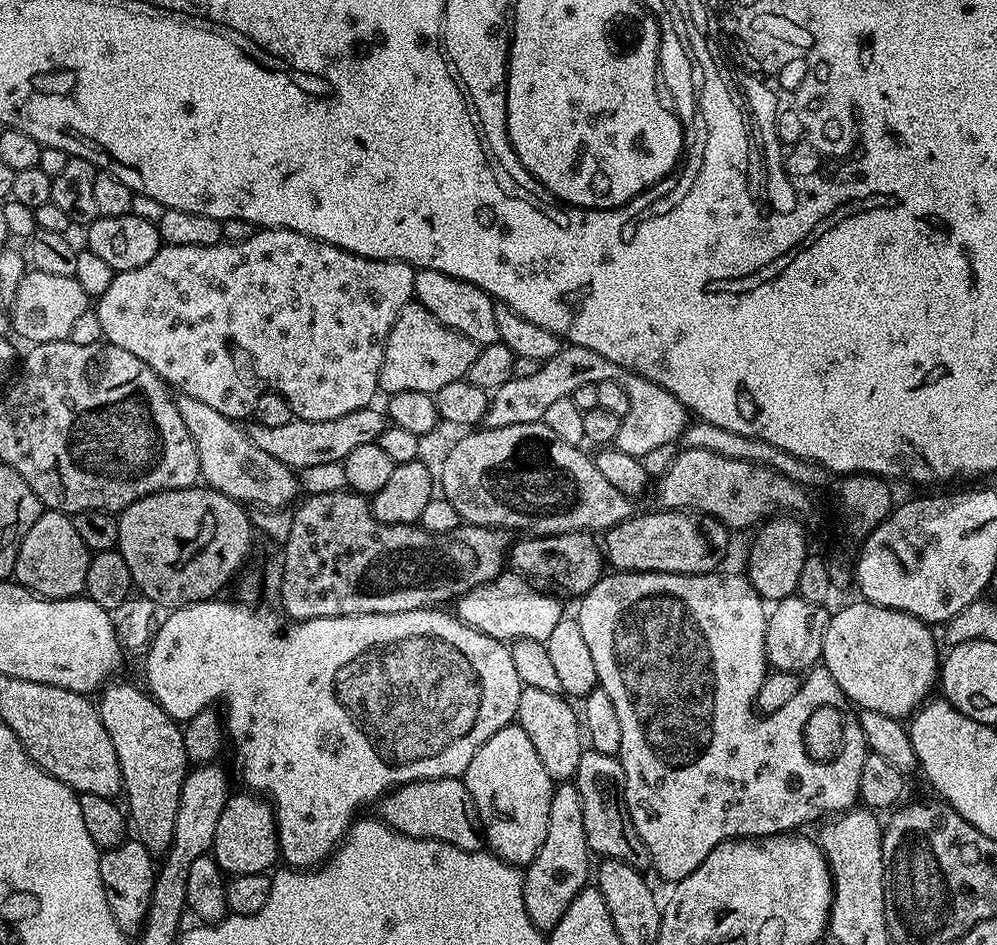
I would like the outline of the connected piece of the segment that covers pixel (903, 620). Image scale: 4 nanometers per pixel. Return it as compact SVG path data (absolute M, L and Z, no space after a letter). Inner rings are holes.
M867 602L859 603L848 604L829 615L824 635L823 667L843 690L845 701L852 703L853 700L858 706L857 709L865 712L886 714L890 718L903 721L911 717L912 713L933 695L932 687L937 687L942 667L942 652L936 649L936 636L932 633L935 631L923 620L902 610Z

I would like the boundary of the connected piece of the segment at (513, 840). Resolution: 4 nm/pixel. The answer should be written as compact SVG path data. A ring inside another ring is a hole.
M513 722L495 732L470 758L462 779L480 815L487 851L513 866L531 864L546 842L554 781L546 774L526 730Z

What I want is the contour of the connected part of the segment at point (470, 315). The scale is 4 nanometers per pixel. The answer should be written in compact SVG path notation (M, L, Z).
M418 268L412 295L415 303L426 306L426 310L430 310L430 314L434 314L440 324L445 324L450 330L470 338L477 346L499 341L498 318L494 318L497 301L487 296L478 286L465 280L450 278L450 274L442 274L442 270Z

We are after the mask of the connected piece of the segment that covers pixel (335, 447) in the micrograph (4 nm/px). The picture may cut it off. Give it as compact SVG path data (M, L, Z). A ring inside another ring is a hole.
M369 406L362 410L354 410L350 414L342 414L342 418L334 418L328 422L310 422L309 420L297 420L293 418L286 422L286 426L262 426L253 423L250 435L258 450L266 450L270 458L278 458L293 470L303 470L310 466L322 466L322 462L343 462L355 450L363 444L375 444L378 437L386 427L386 416L376 406Z

